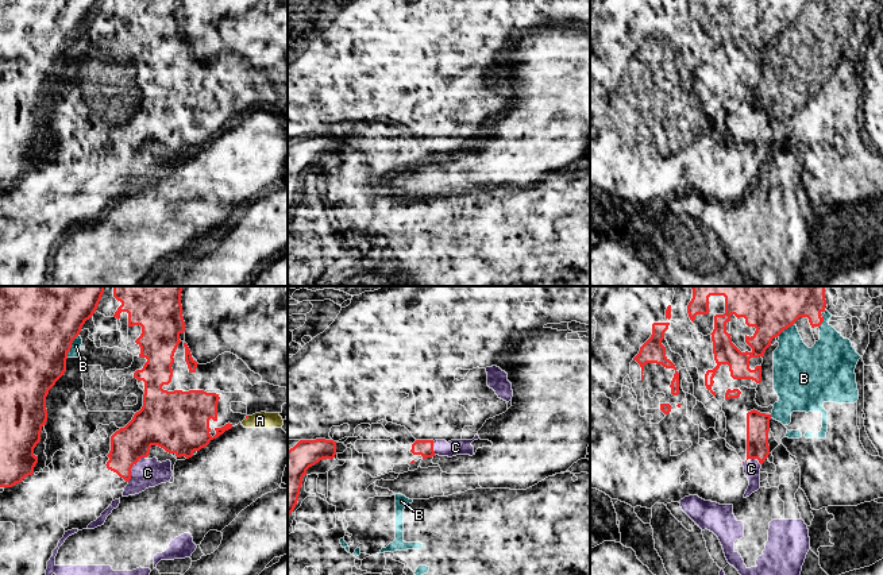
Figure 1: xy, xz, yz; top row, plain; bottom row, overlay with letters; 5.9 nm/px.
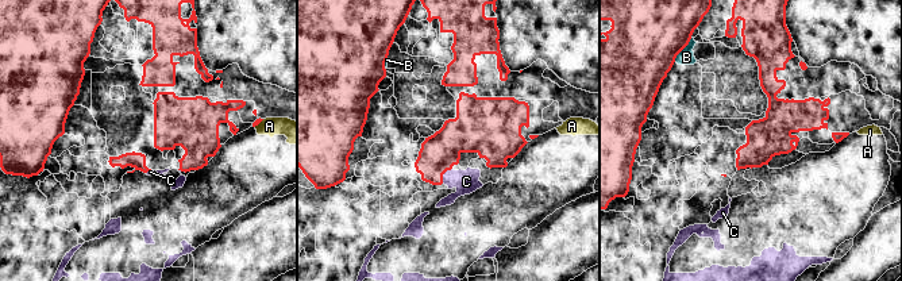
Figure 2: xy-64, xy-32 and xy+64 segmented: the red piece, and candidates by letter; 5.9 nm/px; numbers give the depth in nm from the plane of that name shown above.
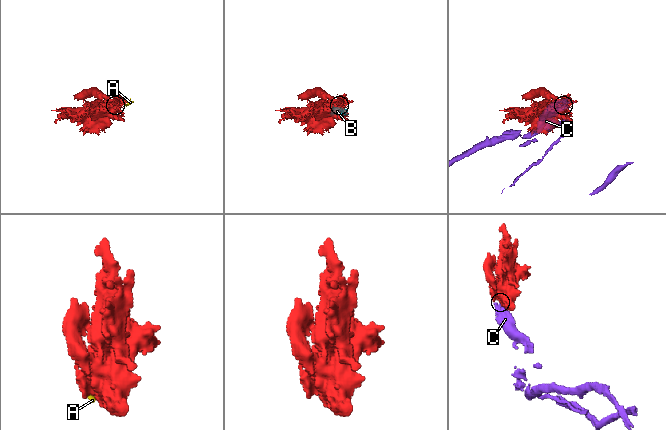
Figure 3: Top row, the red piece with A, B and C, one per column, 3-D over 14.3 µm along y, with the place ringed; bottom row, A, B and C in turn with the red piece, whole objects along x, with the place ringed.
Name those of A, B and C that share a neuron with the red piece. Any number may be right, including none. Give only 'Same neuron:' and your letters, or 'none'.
Same neuron: none

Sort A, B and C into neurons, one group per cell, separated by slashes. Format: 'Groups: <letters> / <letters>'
Groups: A C / B

